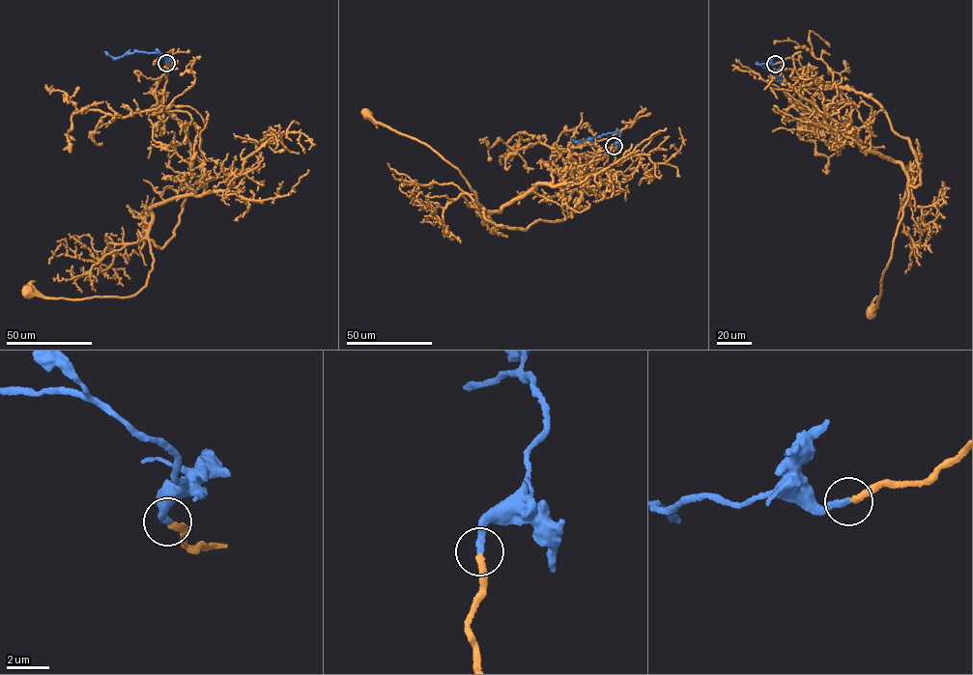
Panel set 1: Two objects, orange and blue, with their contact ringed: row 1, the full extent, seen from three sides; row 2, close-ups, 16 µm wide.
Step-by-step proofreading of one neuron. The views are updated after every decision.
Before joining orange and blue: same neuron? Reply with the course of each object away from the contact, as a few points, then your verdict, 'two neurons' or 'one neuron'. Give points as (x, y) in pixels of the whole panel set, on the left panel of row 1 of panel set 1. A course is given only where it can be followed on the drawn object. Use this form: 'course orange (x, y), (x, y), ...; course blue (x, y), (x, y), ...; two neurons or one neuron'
course orange (166, 63), (157, 103), (186, 129), (192, 164), (174, 235), (149, 239), (146, 286), (27, 293); course blue (166, 63), (167, 58), (158, 52), (136, 51), (114, 58), (104, 51); one neuron

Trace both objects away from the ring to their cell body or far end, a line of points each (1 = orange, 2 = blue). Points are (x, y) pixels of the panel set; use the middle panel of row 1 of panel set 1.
1: (614, 146), (612, 165), (578, 173), (582, 195), (571, 214), (526, 230), (485, 219), (457, 169), (366, 113)
2: (614, 146), (619, 136), (616, 131), (579, 142), (572, 139)

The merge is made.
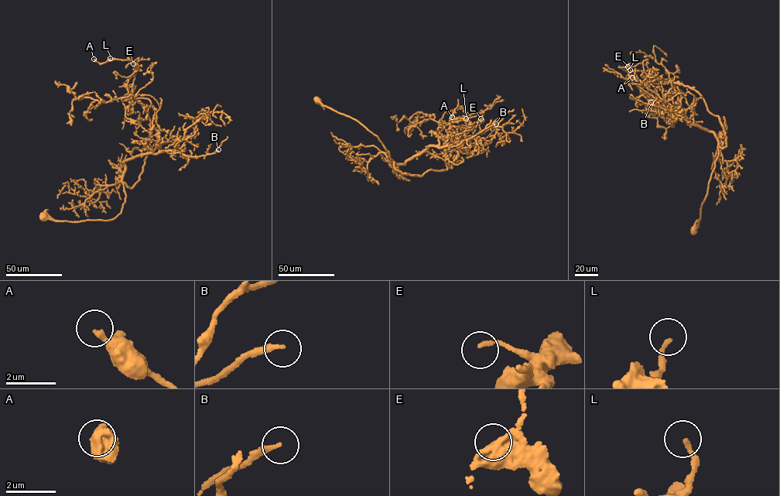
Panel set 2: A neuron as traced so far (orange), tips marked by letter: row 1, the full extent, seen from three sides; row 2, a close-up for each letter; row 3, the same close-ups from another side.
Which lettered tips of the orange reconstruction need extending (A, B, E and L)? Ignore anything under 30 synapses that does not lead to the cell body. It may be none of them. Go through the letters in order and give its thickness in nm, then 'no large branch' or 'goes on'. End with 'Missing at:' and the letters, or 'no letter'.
A: calibre 240 nm; no large branch
B: calibre 200 nm; goes on
E: calibre 150 nm; no large branch
L: calibre 180 nm; no large branch
Missing at: B

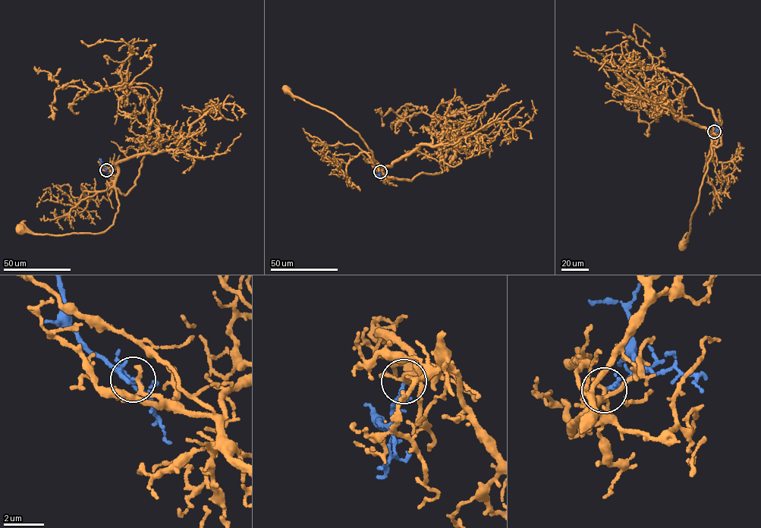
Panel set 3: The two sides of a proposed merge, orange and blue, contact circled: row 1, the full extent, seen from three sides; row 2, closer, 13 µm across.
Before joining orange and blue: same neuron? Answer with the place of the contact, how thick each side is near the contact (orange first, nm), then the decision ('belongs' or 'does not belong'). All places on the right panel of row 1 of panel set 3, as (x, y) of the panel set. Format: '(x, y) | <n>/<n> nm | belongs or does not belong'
(714, 131) | 150/220 nm | belongs

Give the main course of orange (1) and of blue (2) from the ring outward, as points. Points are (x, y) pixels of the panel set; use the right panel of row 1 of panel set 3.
1: (714, 131), (711, 135), (712, 156), (690, 220), (687, 240), (683, 248), (682, 246)
2: (714, 131), (717, 130), (716, 122)

